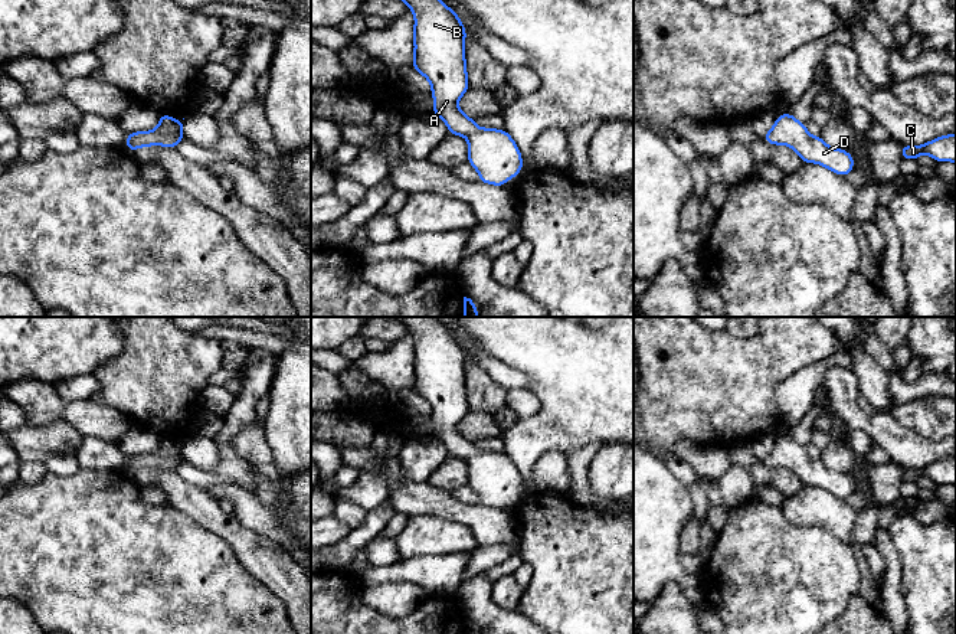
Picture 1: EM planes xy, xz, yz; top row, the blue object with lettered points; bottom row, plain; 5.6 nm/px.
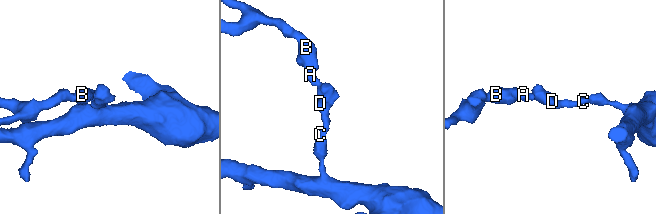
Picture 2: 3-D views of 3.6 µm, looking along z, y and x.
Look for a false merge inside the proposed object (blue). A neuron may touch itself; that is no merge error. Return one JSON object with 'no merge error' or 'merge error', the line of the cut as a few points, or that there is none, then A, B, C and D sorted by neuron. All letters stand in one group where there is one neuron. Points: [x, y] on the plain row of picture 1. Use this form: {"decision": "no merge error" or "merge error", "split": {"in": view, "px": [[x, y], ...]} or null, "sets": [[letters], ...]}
{"decision": "no merge error", "split": null, "sets": [["A", "B", "C", "D"]]}

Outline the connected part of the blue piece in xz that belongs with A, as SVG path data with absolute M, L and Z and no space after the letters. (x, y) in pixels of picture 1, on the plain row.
M376 317L403 323L413 334L413 385L412 390L422 396L432 408L433 432L448 448L449 457L468 461L468 486L479 496L478 504L501 510L510 501L523 493L521 476L504 452L479 451L474 441L466 439L459 431L458 424L469 412L466 385L465 385L465 359L466 352L455 333L451 333L435 317Z

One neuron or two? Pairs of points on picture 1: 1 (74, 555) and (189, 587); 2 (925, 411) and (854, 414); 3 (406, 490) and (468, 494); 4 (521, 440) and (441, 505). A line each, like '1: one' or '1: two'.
1: one
2: two
3: two
4: two

